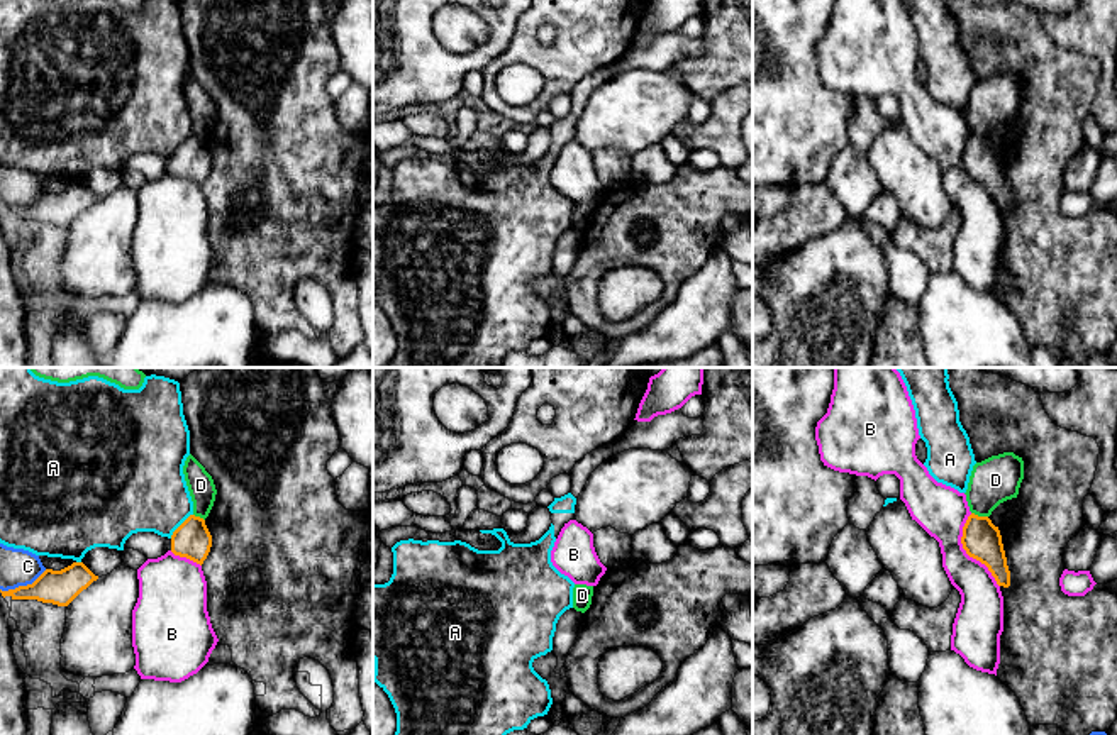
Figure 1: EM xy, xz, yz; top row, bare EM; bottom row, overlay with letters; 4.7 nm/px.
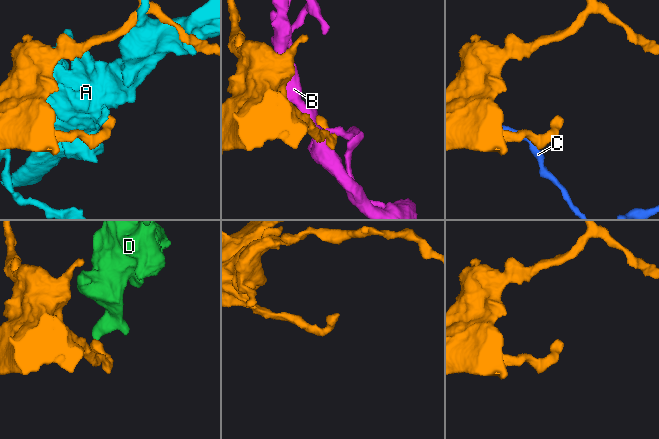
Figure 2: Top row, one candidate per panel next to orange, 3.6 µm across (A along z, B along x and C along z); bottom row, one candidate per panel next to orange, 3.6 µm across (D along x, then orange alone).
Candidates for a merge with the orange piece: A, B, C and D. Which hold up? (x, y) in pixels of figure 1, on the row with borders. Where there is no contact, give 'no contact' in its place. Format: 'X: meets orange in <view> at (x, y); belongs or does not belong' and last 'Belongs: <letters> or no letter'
A: meets orange in xy at (180, 525); does not belong
B: meets orange in yz at (966, 552); does not belong
C: meets orange in xy at (22, 586); does not belong
D: meets orange in yz at (980, 517); does not belong
Belongs: no letter

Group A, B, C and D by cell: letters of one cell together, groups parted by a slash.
A / B / C / D

